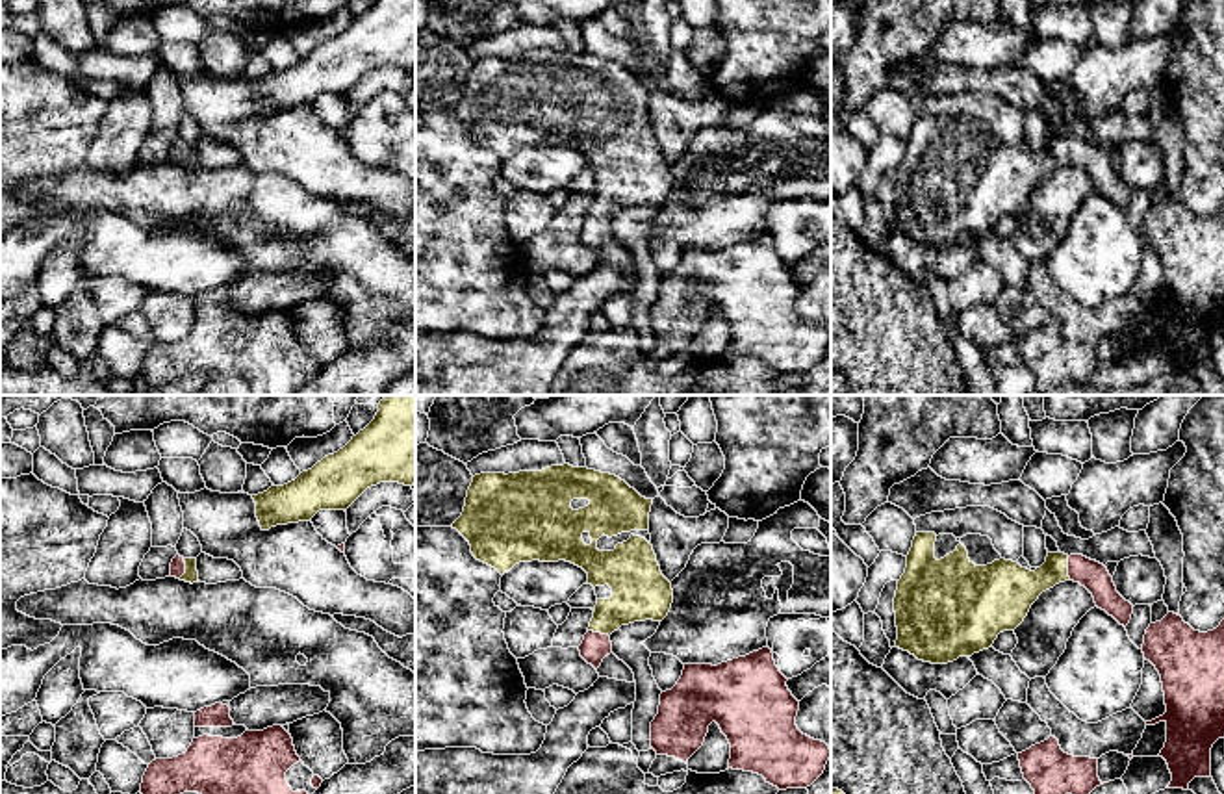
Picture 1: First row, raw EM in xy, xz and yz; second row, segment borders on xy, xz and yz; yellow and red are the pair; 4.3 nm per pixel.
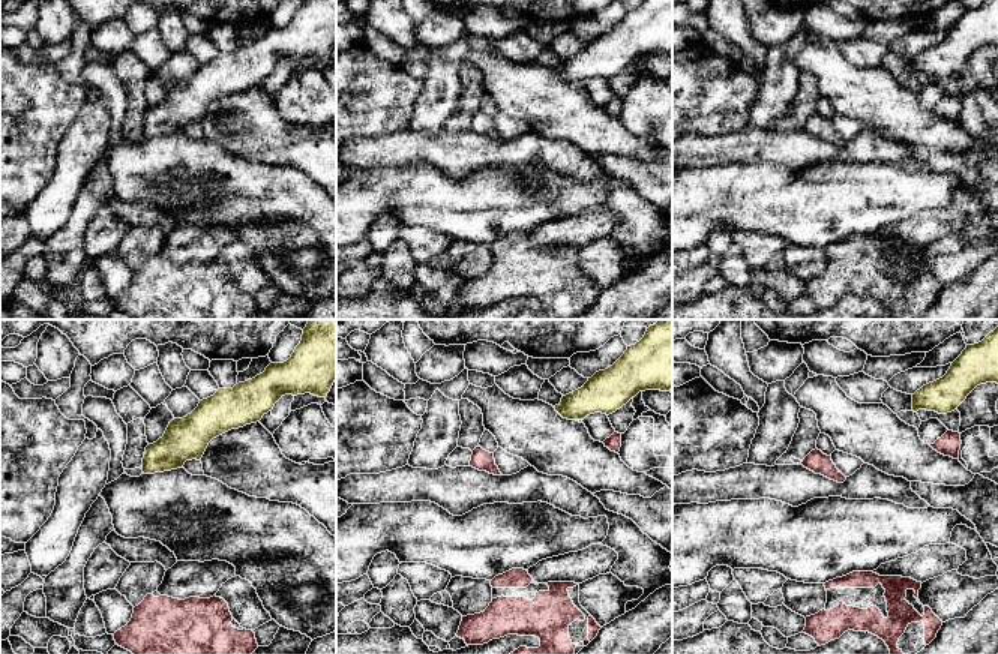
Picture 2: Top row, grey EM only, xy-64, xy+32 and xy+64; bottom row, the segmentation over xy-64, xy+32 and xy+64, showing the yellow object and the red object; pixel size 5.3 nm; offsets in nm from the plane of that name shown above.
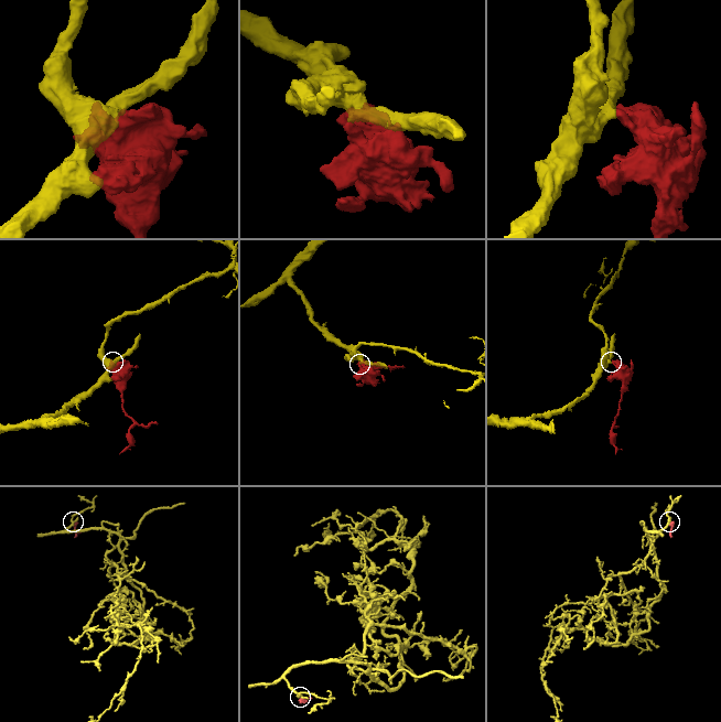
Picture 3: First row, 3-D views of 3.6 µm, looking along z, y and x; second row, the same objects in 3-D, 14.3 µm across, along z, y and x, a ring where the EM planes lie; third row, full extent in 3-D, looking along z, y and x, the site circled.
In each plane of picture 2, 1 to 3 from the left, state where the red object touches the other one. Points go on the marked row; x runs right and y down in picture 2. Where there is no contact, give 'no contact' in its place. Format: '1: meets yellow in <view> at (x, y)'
1: no contact
2: no contact
3: no contact

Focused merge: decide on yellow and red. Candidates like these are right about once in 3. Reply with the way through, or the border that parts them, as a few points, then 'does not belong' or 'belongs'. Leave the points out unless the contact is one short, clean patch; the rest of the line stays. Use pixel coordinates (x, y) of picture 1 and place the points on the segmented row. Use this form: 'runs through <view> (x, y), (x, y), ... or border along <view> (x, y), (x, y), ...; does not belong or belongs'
runs through yz (1013, 589), (1067, 568), (1080, 568), (1093, 576); belongs

